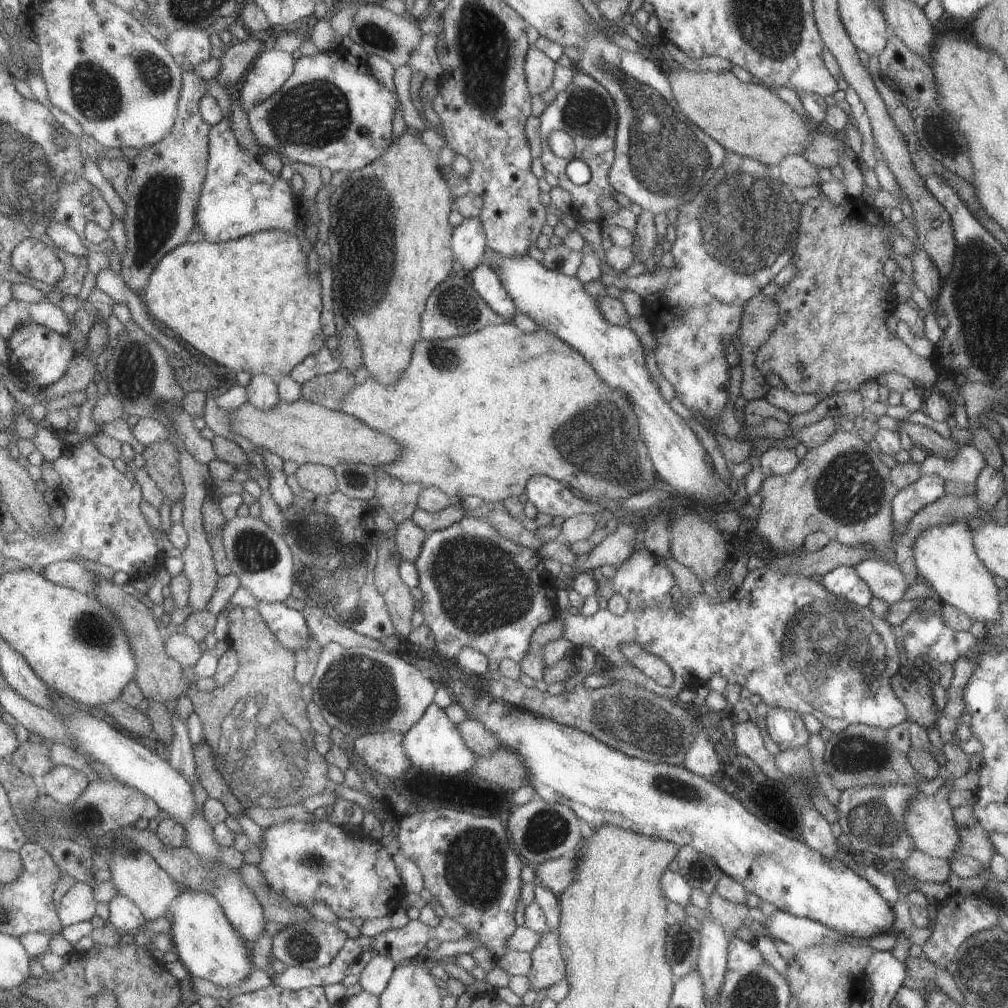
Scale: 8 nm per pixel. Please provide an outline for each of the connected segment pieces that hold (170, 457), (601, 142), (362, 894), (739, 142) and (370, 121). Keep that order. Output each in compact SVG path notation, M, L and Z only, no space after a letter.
M157 440L140 454L145 461L144 470L147 476L162 492L169 502L183 499L183 486L180 480L178 452L169 440Z
M581 72L575 73L571 83L556 94L555 100L543 110L539 116L540 132L545 139L551 132L561 130L571 136L575 144L573 158L583 160L591 172L589 182L583 185L575 185L565 175L567 160L557 158L551 154L549 146L544 144L539 159L543 164L544 172L550 172L559 181L559 187L563 188L570 197L570 215L576 222L596 222L601 218L603 211L598 206L600 197L613 198L613 186L609 185L608 171L614 160L614 136L616 134L617 110L611 96L591 76Z
M313 818L300 822L293 822L292 819L283 820L283 822L275 824L275 826L263 828L262 831L261 844L257 845L259 852L261 852L261 862L257 862L256 866L259 868L259 872L263 874L265 882L273 888L273 892L275 892L275 894L285 894L287 900L289 900L291 904L302 905L311 904L312 902L322 902L331 909L331 912L333 912L337 919L345 918L345 920L349 921L353 920L353 918L361 918L361 920L365 921L373 920L373 918L379 918L379 916L388 916L393 913L393 910L396 910L395 906L397 906L397 908L401 907L401 901L405 893L401 888L398 870L395 868L392 855L386 851L378 840L373 840L369 836L365 838L365 836L359 836L359 834L355 834L355 839L353 839L353 836L351 836L351 834L347 834L347 832L343 832L339 825L328 823L326 820L315 820Z
M674 65L663 74L672 88L672 99L678 110L725 151L747 156L775 169L785 154L801 155L809 148L809 134L817 125L799 116L773 90L760 83L743 84L731 70L690 72Z
M340 47L295 60L293 72L279 90L246 113L257 146L315 168L355 171L387 150L398 97L377 82L366 61Z

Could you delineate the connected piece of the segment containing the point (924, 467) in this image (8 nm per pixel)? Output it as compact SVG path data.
M972 443L959 445L953 458L941 458L931 453L921 453L918 458L921 475L939 474L945 482L975 483L986 462Z

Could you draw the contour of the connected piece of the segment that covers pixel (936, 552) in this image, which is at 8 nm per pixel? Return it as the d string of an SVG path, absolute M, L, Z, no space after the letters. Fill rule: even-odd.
M959 520L941 522L923 530L915 540L917 542L911 544L911 550L917 581L935 591L943 604L961 610L973 623L974 630L981 632L984 626L995 624L1000 617L998 589L993 583L992 575L976 557L968 524Z

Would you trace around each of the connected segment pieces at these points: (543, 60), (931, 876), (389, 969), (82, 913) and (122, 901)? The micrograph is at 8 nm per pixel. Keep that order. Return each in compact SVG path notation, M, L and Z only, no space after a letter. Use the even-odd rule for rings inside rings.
M531 45L525 56L524 72L526 84L531 95L541 95L552 87L553 72L556 62L550 60Z
M916 849L909 852L909 856L901 864L901 872L906 877L927 883L943 884L950 874L948 860L928 856Z
M375 954L358 976L357 983L363 991L369 992L373 996L380 996L389 982L394 968L395 963L391 958Z
M75 881L57 904L61 927L67 927L81 921L90 921L95 915L97 900L97 894L87 882Z
M115 894L108 902L110 923L119 934L134 934L138 927L145 924L141 910L125 896Z

